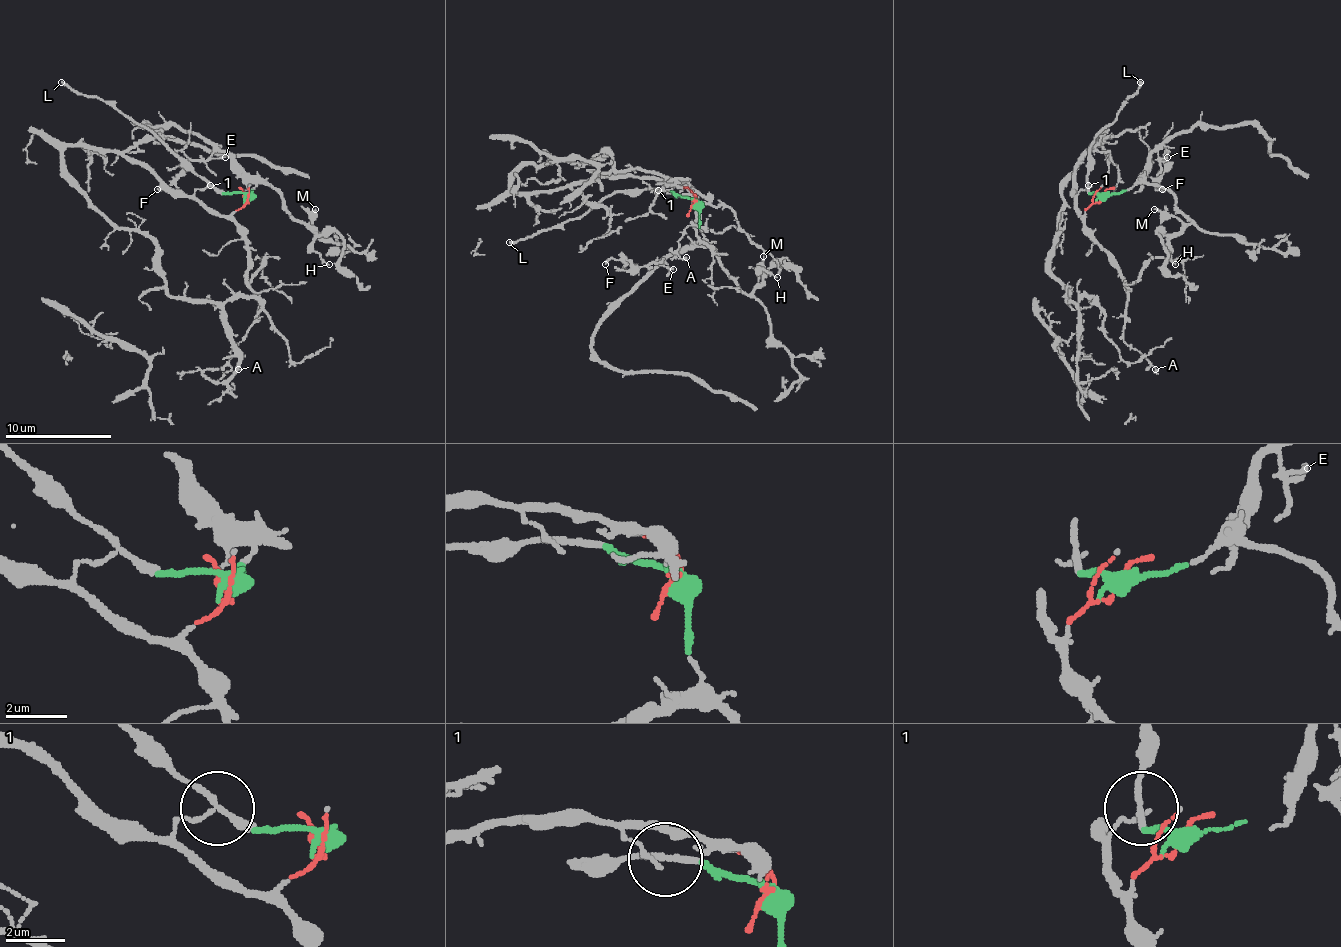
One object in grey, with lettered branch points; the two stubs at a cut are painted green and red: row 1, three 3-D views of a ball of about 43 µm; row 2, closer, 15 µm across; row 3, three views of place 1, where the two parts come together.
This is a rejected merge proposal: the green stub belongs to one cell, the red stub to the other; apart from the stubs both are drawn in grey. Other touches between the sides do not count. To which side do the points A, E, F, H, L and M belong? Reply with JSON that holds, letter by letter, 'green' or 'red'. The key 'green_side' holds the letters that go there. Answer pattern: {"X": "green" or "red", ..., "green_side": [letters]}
{"A": "red", "E": "green", "F": "green", "H": "green", "L": "green", "M": "green", "green_side": ["E", "F", "H", "L", "M"]}

